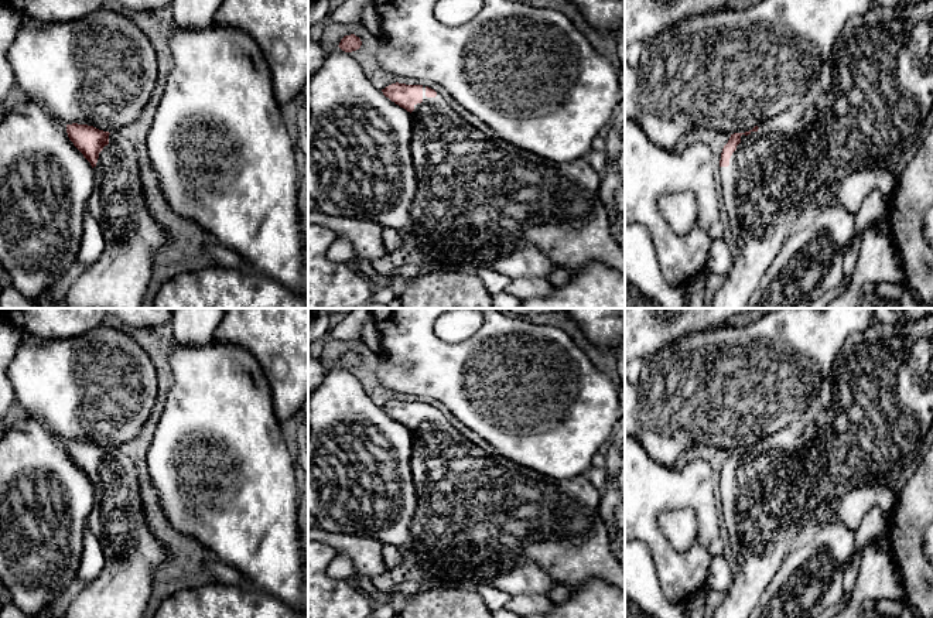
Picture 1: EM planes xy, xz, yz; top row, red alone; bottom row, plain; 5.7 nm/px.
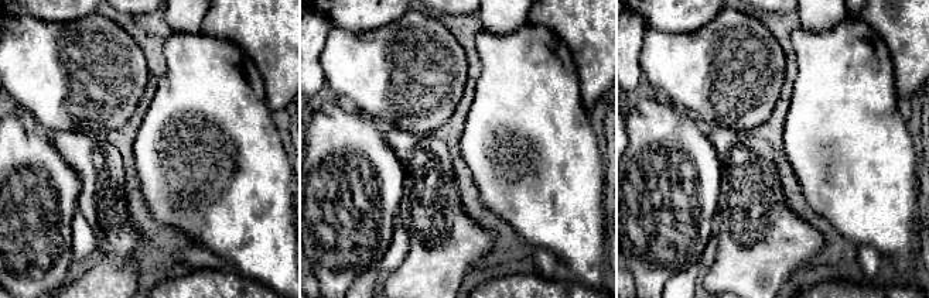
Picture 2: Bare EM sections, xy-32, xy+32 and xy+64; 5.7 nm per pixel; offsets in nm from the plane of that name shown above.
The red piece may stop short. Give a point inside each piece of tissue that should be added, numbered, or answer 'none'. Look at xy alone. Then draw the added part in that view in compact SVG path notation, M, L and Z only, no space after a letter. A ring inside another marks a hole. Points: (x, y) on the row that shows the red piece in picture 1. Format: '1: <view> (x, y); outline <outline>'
1: xy (119, 279); outline M119 132L109 134L109 144L93 167L93 190L88 211L100 229L100 253L59 298L59 308L140 308L146 296L154 255L172 240L148 212L139 178L136 147Z

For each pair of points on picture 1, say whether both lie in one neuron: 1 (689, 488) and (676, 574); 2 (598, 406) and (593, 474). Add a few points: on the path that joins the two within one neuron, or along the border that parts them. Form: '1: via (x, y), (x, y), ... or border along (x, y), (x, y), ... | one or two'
1: via (663, 499), (652, 511), (652, 536), (660, 549) | one
2: border along (591, 465), (585, 474) | two

